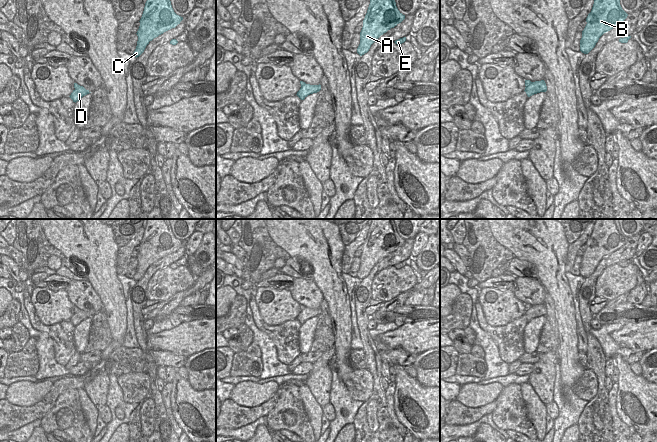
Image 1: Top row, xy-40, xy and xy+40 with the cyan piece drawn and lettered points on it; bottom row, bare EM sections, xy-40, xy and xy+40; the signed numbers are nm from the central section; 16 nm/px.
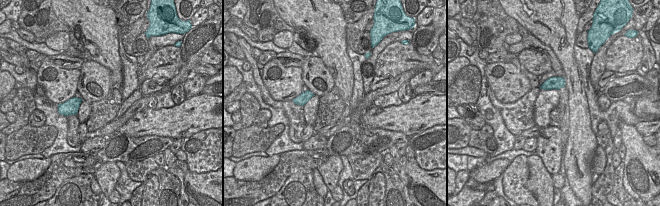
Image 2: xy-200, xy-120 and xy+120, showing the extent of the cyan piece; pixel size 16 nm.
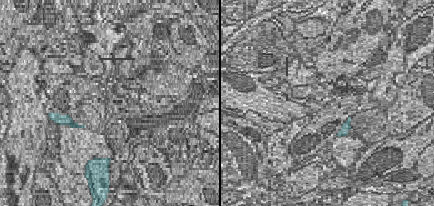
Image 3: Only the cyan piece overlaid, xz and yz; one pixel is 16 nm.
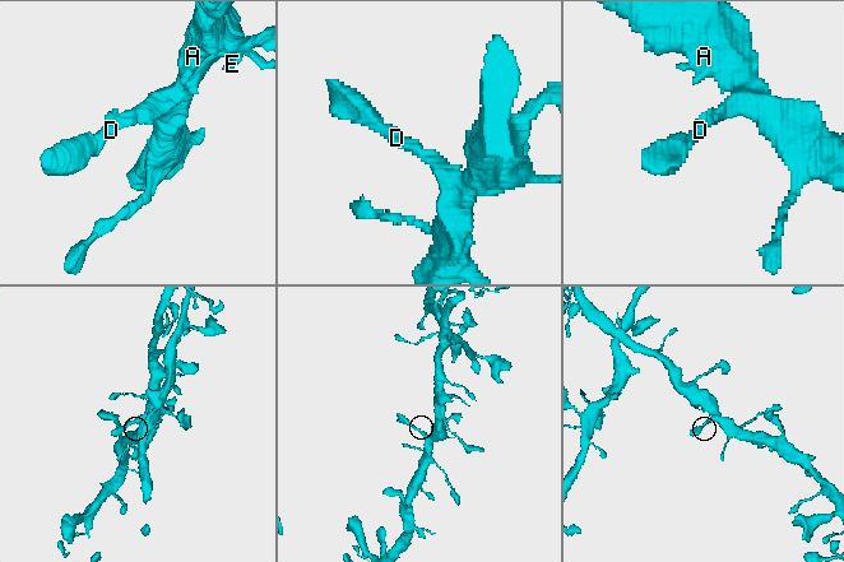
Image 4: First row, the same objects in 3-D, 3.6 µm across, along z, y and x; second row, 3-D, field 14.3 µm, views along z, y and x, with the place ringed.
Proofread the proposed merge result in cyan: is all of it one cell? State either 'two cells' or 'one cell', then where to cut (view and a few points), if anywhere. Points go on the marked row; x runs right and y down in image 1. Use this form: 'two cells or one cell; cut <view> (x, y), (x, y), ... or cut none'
one cell; cut none

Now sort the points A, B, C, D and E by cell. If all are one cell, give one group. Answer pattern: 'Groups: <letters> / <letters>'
Groups: A B C D E

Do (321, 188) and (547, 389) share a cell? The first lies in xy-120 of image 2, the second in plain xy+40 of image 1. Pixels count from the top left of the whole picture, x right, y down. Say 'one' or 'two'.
two

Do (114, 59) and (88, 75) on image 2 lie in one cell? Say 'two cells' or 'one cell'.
two cells

